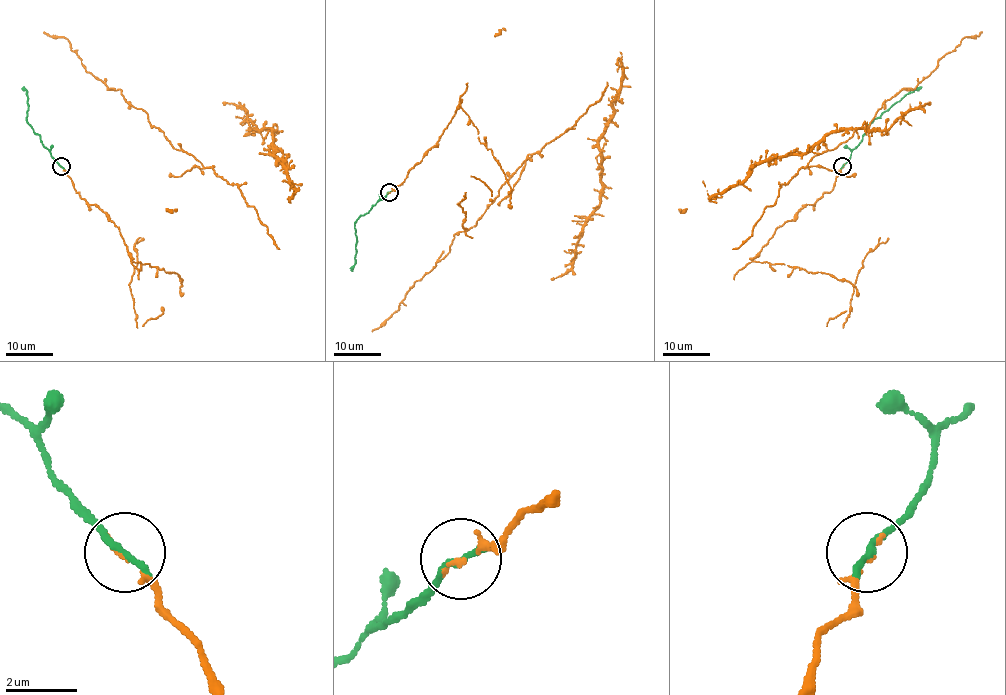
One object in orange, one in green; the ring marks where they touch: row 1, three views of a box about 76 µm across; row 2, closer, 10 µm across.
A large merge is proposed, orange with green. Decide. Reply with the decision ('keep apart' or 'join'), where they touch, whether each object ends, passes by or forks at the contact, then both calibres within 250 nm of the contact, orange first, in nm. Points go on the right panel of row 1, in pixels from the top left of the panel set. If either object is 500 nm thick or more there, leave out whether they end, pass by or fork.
join; at (842, 166); orange ends there; green ends there; 100 nm thick on the orange side, 240 nm on the other

